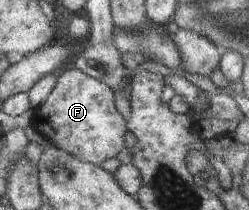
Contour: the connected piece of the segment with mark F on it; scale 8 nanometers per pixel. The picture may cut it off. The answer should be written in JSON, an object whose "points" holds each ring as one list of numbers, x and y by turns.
{"points":[[79,69,58,74,56,84,43,104,33,112,30,125,55,149,93,164,119,156,125,150,124,136,130,131,127,120,115,108,114,89]]}

